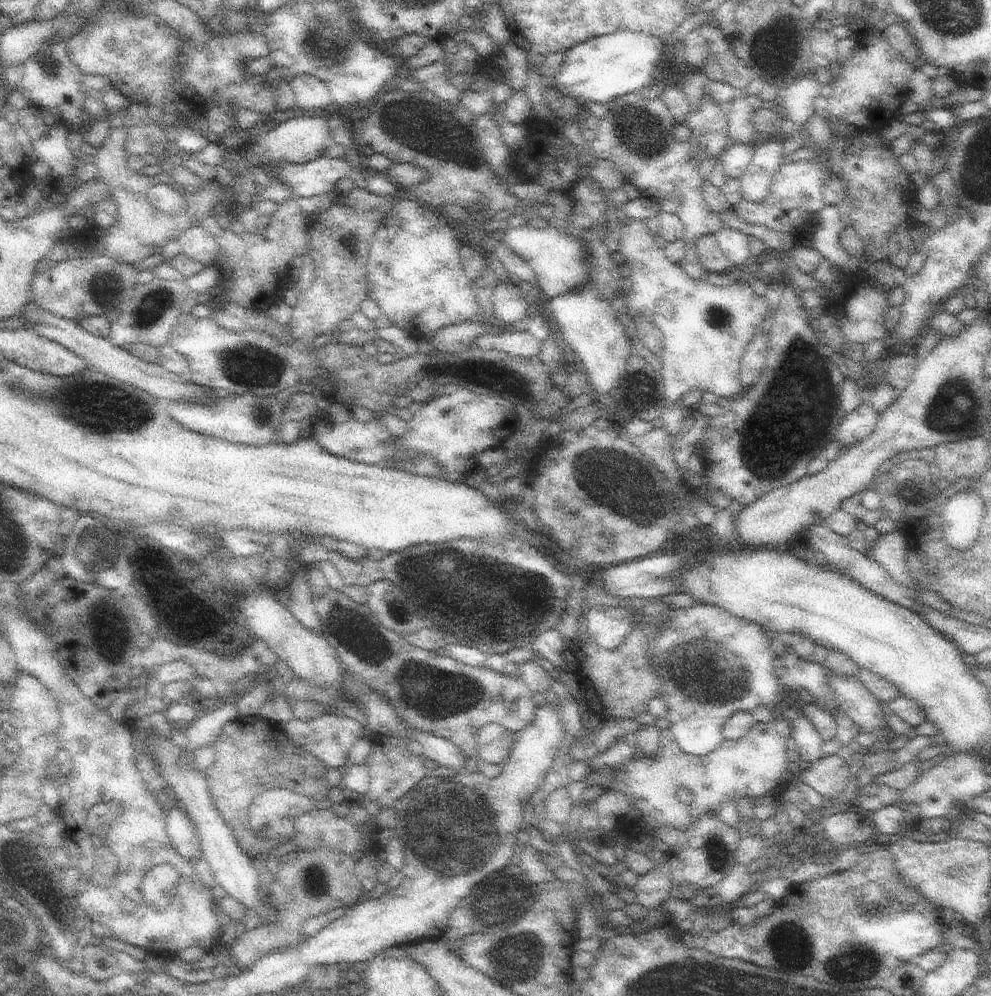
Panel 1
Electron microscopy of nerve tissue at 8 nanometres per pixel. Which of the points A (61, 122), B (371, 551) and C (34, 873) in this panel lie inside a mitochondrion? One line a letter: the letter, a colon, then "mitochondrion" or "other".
A: other
B: other
C: mitochondrion

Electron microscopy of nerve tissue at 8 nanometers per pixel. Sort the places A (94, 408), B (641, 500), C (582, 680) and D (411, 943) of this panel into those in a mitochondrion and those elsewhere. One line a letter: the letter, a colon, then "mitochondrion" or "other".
A: mitochondrion
B: mitochondrion
C: other
D: other

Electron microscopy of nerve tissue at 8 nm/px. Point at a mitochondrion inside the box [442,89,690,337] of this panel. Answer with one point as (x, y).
(643, 126)

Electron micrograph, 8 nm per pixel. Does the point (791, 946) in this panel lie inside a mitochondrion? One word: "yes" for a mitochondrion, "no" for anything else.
yes

